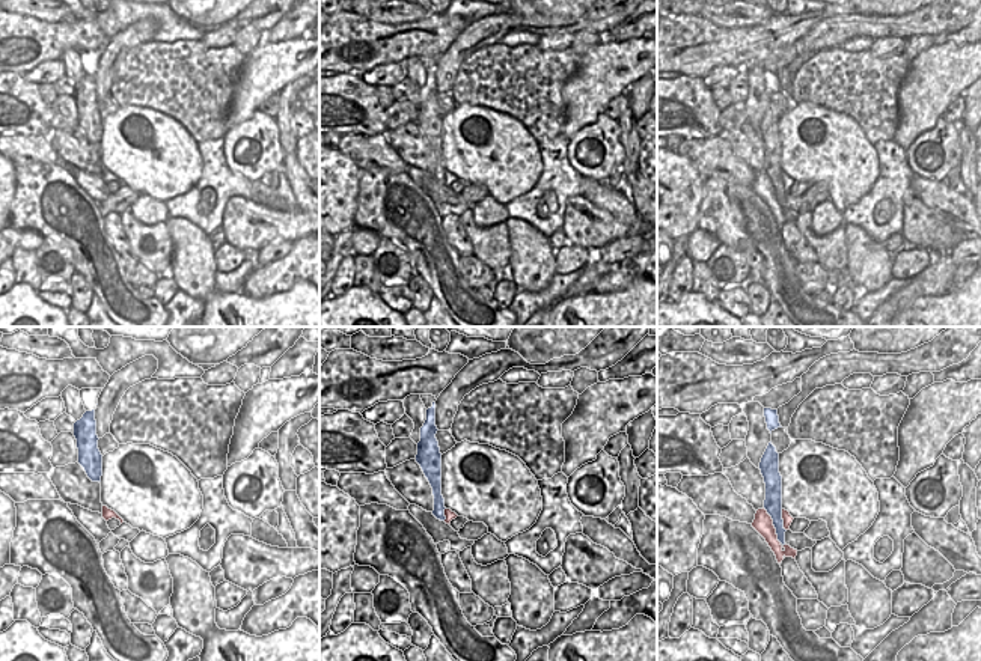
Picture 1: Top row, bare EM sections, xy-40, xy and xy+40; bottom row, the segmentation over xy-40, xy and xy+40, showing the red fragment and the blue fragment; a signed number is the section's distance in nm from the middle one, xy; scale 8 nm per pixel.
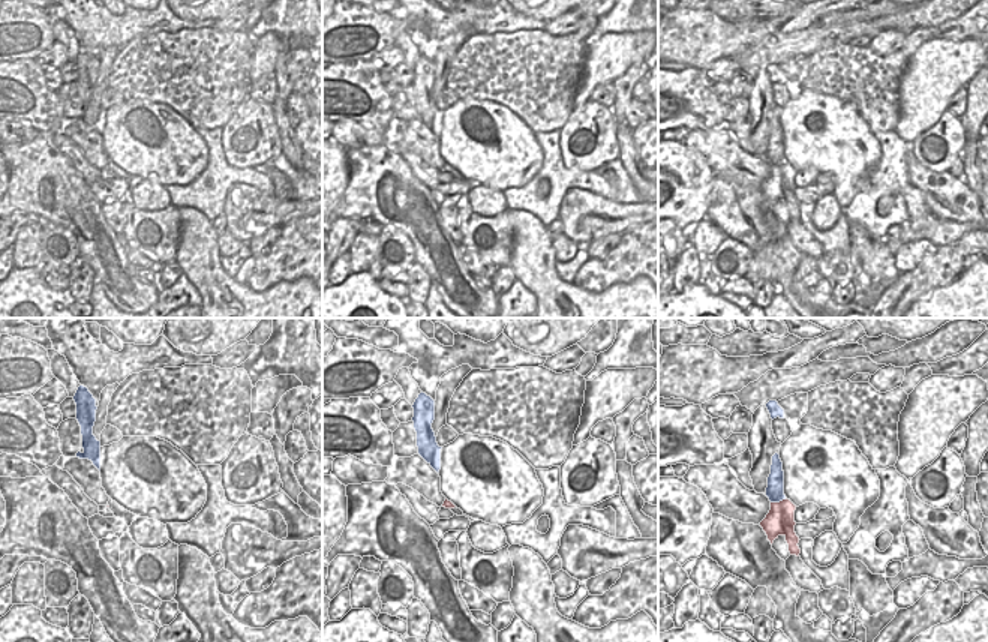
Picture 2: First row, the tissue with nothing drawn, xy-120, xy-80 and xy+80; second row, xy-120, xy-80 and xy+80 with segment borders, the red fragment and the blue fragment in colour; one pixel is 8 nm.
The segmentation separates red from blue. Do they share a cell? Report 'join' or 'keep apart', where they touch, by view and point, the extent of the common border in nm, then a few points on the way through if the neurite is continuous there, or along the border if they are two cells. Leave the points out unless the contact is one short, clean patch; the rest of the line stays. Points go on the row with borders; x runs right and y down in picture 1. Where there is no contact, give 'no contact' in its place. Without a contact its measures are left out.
join | xy+40 (773, 526) | 320 nm | across xy+40 (763, 523), (773, 526), (773, 496)

